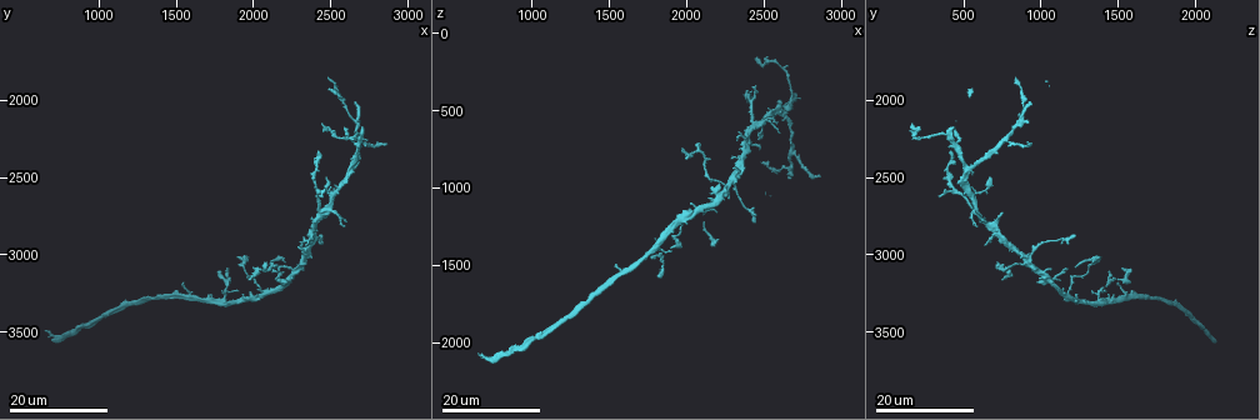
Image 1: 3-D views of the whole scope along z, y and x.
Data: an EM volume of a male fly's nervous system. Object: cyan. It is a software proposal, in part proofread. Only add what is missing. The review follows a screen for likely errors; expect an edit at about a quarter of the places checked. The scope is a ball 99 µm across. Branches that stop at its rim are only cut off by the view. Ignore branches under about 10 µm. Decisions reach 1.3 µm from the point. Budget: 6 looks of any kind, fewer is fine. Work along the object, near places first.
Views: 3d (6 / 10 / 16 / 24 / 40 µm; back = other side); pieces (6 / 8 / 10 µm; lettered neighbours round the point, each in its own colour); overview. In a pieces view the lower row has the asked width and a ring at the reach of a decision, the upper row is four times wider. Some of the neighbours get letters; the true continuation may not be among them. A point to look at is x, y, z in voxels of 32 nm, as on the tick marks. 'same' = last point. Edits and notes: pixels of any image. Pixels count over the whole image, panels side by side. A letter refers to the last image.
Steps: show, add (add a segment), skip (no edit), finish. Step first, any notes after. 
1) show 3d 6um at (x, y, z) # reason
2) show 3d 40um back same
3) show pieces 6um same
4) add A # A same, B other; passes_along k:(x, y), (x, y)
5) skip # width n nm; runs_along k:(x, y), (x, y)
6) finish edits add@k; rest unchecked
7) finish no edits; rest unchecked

show 3d 16um at (2600, 2820, 600) # an open end

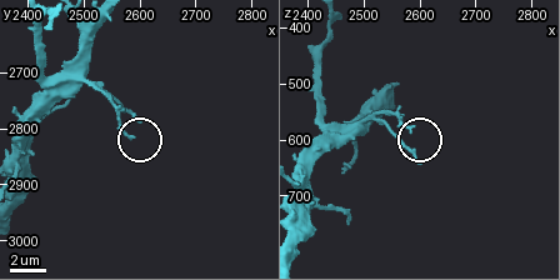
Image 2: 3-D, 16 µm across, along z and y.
show pieces 10um at (2580, 2820, 585)

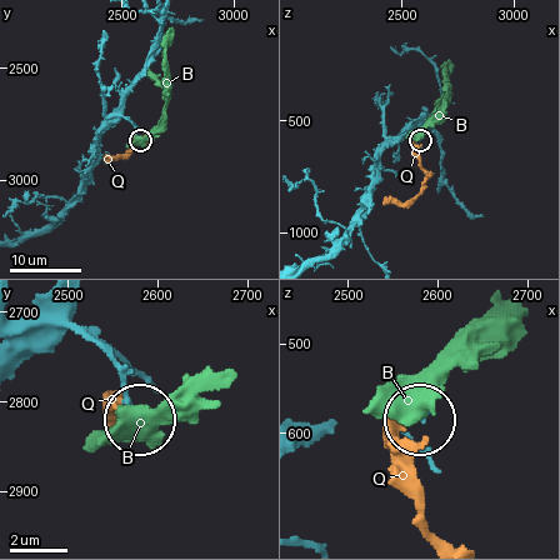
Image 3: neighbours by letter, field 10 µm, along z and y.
skip # B other, Q other; none of them fits

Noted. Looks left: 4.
show 3d 24um at (1780, 3100, 1440) # free end

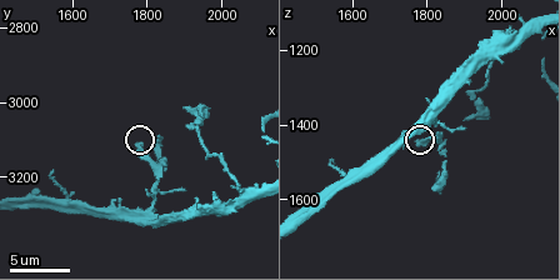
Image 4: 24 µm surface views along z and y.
show pieces 10um at (1770, 3110, 1440) # see the neighbours

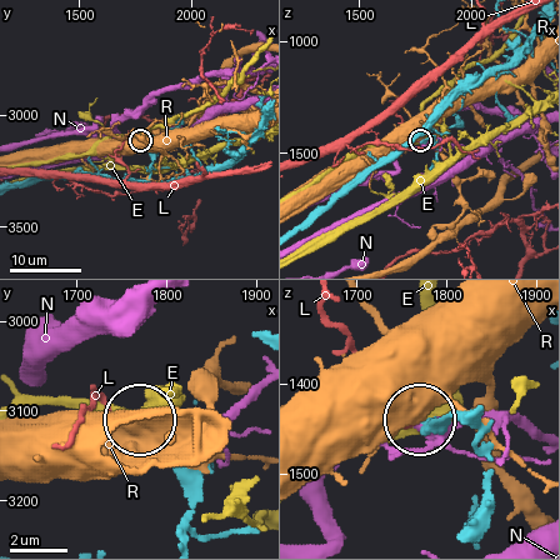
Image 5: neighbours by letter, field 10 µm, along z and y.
skip # width 270 nm; E other, L other, N other, R other; none of them fits

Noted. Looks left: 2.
show 3d 24um at (2300, 2960, 800) # an open end

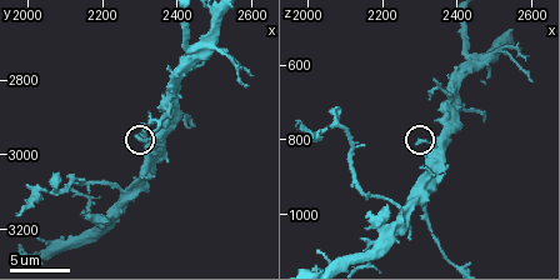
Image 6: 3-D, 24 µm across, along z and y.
show pieces 10um at (2290, 2960, 820)

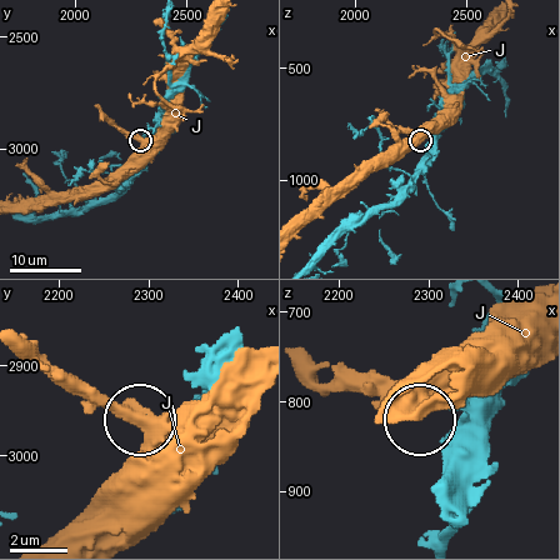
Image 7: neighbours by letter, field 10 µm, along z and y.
skip # width 210 nm; J other; none of them fits

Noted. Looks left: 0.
finish no edits; rest unchecked

